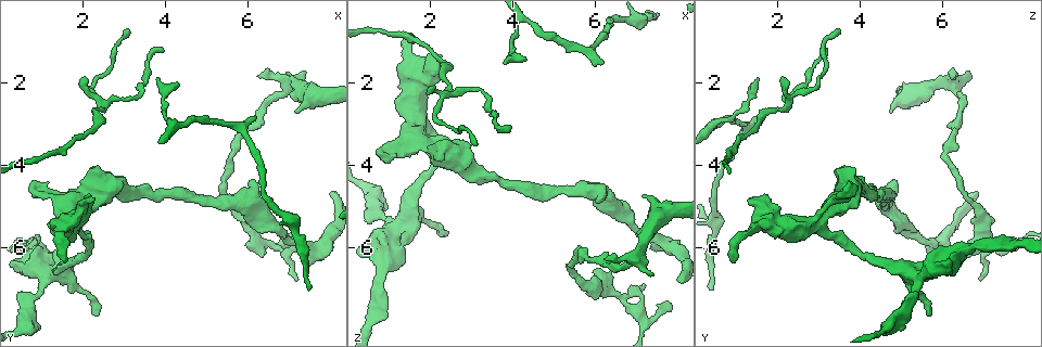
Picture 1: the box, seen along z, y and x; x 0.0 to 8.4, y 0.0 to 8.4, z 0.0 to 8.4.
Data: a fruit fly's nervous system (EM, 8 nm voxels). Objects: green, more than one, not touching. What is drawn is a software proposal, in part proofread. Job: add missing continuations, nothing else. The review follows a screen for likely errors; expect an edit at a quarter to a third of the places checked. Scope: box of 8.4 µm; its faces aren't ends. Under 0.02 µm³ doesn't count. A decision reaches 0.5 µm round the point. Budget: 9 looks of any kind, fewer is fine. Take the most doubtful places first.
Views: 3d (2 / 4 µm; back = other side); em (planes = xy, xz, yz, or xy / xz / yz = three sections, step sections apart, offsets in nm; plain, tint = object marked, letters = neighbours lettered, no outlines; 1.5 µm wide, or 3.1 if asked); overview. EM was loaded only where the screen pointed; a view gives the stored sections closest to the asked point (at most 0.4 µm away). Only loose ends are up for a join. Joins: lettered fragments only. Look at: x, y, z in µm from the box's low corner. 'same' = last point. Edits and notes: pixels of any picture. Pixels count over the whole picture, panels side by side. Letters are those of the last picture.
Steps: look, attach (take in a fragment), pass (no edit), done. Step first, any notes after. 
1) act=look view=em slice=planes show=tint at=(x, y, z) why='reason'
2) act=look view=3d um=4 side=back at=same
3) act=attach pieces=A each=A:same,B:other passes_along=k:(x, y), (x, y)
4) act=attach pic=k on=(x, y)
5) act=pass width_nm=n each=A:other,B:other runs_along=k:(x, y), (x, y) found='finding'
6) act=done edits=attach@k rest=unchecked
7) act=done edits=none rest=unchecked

act=look view=em slice=xz step=4 show=tint at=(0.85, 4.45, 3.75) why='free end'

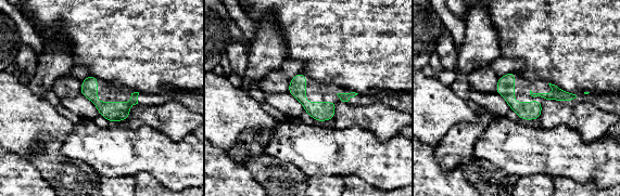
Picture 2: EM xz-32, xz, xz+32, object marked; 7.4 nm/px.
act=look view=em slice=planes show=letters at=same

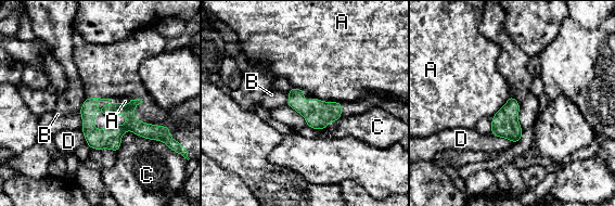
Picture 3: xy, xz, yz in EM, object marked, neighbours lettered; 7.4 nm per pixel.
act=pass width_nm=140 each=A:other,B:other,C:other,D:other border=3:(510, 94), (509, 99), (491, 116) found='none of them fits'

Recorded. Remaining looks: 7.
act=look view=3d um=2 at=(6.15, 2.85, 1.50) why='thin end'

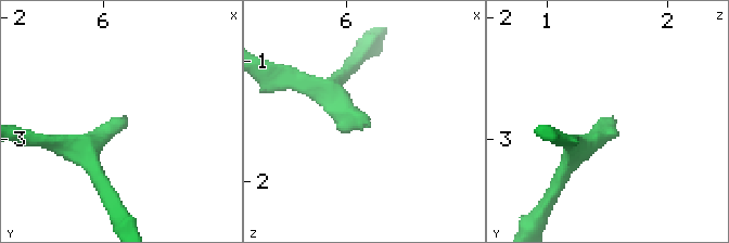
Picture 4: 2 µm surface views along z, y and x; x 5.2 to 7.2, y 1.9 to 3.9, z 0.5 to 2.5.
act=look view=em slice=planes show=tint at=(6.16, 2.86, 1.56)

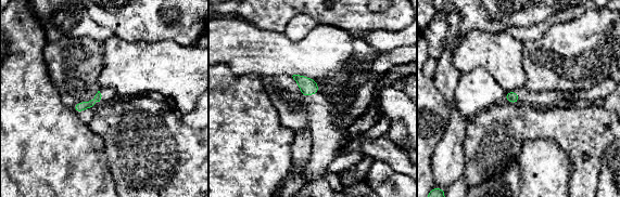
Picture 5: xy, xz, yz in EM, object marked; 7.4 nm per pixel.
act=look view=em slice=planes show=letters at=same why='see the neighbours'

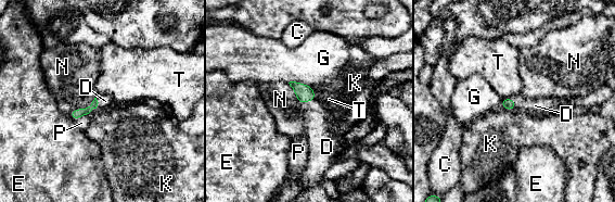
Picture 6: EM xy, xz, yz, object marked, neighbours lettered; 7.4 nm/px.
act=attach pieces=D each=C:other,D:same,E:other,G:other,K:other,N:other,P:other,T:other found='it goes on there'

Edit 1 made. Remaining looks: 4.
act=look view=overview why='redraw'

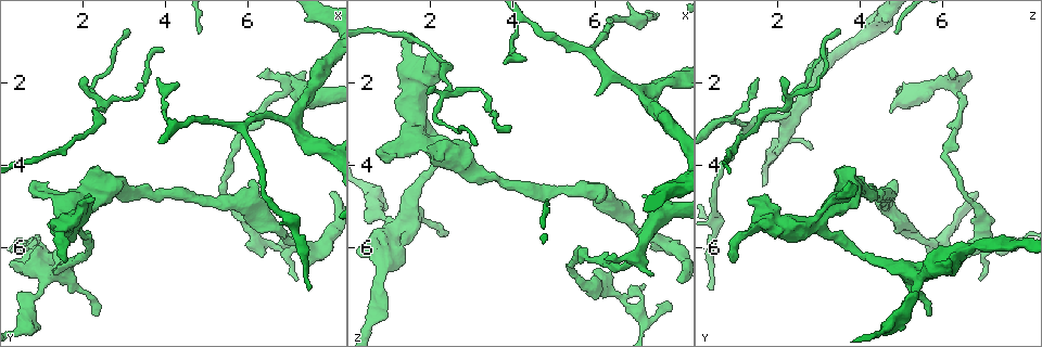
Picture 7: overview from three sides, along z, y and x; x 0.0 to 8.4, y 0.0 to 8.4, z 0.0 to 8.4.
act=look view=em slice=planes show=tint at=(6.30, 1.85, 6.25) why='free end'

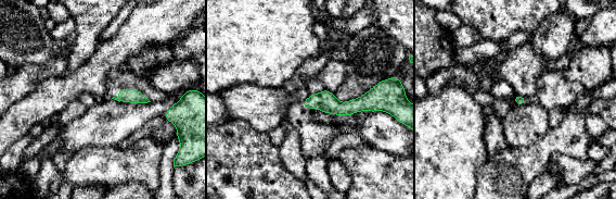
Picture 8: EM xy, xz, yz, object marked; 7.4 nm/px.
act=look view=em slice=planes show=letters at=same

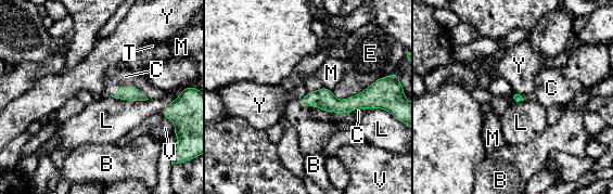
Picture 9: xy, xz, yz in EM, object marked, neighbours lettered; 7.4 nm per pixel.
act=attach pieces=C each=B:other,C:same,E:other,L:other,M:other,T:other,V:other,Y:other passes_along=9:(130, 93), (127, 87), (125, 76) found='it goes on there'

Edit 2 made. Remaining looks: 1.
act=done edits=attach@6,attach@9 rest=unchecked

